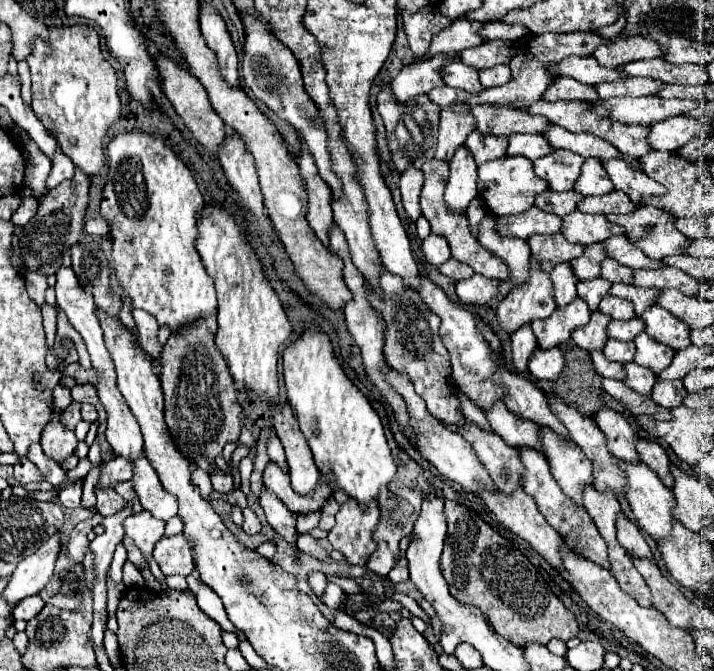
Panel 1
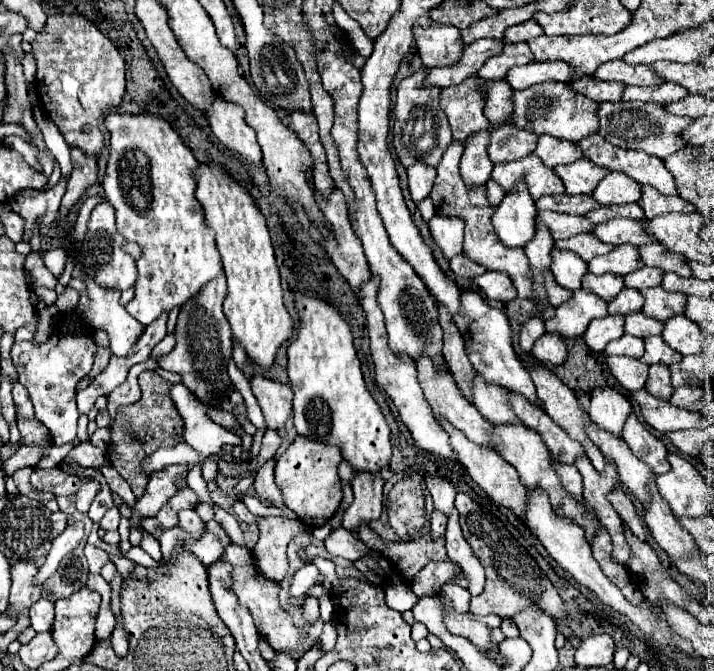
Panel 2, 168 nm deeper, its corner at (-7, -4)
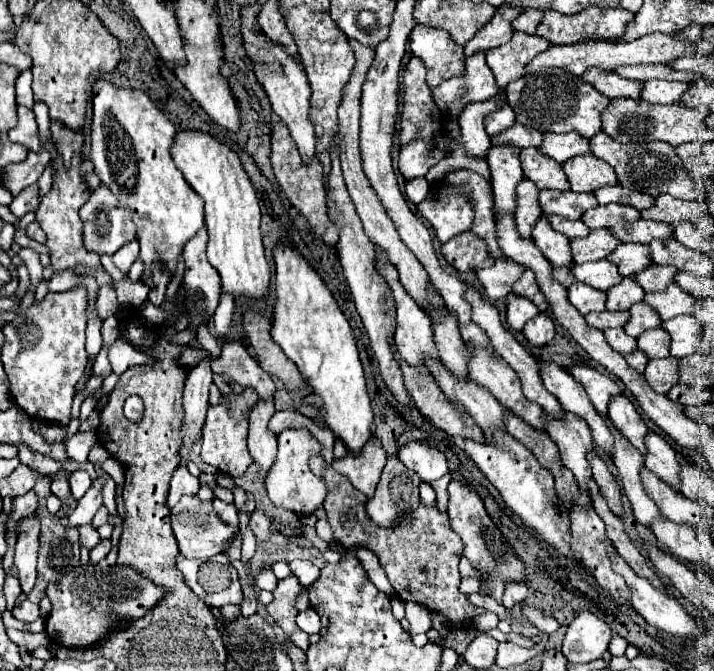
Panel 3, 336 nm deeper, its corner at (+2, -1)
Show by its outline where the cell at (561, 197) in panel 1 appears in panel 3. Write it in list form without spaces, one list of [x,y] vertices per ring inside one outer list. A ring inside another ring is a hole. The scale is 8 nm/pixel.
[[[540,191],[540,207],[546,215],[562,215],[566,219],[580,219],[588,209],[598,207],[594,193],[574,193],[574,191]]]

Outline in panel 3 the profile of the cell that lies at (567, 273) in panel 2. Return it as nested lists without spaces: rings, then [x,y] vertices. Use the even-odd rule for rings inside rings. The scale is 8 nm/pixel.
[[[542,213],[542,217],[536,221],[536,227],[532,229],[532,239],[534,239],[536,247],[544,253],[544,257],[546,257],[554,267],[572,265],[570,239],[564,237],[562,233],[556,233],[556,231],[548,225],[548,215]]]

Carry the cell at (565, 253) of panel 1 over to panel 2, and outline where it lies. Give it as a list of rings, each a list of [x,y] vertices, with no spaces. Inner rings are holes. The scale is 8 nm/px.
[[[577,234],[569,240],[557,240],[555,242],[557,250],[569,250],[575,252],[577,256],[581,256],[585,262],[591,262],[597,254],[607,254],[613,246],[609,244],[601,244],[601,240],[597,240],[593,234]]]

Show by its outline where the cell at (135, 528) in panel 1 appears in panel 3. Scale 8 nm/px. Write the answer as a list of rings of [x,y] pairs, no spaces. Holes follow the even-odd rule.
[[[178,467],[172,483],[170,483],[170,493],[168,493],[168,507],[174,507],[182,495],[196,495],[200,489],[198,477],[190,475],[186,467]]]

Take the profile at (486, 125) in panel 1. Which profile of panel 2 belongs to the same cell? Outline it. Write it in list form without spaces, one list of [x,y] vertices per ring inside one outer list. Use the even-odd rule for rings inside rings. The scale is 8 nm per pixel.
[[[541,82],[521,92],[513,92],[511,102],[513,102],[513,118],[509,124],[529,130],[537,136],[551,134],[561,140],[577,142],[581,140],[581,136],[597,132],[597,116],[595,116],[597,102],[569,92],[569,84],[565,82]]]

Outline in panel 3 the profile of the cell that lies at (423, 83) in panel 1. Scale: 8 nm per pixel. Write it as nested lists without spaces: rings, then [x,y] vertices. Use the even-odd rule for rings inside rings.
[[[504,3],[494,19],[482,27],[474,39],[470,39],[466,45],[464,45],[464,51],[466,51],[466,57],[470,57],[472,53],[478,53],[478,51],[488,51],[488,49],[494,49],[494,47],[500,47],[504,45],[510,37],[512,37],[512,21],[524,13],[526,9],[522,7],[514,7],[510,3]]]

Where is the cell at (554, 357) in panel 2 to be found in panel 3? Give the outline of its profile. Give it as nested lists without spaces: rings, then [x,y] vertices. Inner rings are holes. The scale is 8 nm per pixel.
[[[538,313],[536,317],[532,317],[532,319],[524,325],[522,333],[526,335],[526,339],[528,339],[532,345],[542,347],[542,345],[550,343],[552,337],[554,337],[554,321],[552,321],[552,317],[546,315],[546,313]]]

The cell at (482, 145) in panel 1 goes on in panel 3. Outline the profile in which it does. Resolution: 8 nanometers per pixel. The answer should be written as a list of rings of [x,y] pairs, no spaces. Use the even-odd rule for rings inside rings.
[[[514,123],[510,129],[506,129],[504,133],[492,137],[492,145],[502,145],[502,143],[512,143],[518,147],[540,147],[544,139],[542,131],[530,129],[522,123]]]

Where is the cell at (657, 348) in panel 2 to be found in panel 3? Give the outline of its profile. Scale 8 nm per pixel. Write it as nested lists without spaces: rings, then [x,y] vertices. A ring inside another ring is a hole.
[[[662,327],[648,329],[638,337],[638,349],[644,351],[650,359],[668,357],[670,355],[670,337],[668,331]]]

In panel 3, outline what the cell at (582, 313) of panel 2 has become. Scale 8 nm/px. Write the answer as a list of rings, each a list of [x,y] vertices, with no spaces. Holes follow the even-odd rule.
[[[574,283],[568,289],[568,299],[572,305],[582,313],[592,313],[592,311],[604,311],[606,309],[606,293],[596,291],[594,287],[588,287],[586,283]]]

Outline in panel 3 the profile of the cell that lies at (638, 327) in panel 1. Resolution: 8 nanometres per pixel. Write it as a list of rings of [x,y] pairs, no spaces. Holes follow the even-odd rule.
[[[644,301],[632,305],[630,315],[632,315],[630,321],[624,325],[624,331],[630,337],[638,337],[640,333],[644,333],[648,329],[656,329],[662,325],[662,319],[658,317],[658,313],[652,307],[648,307]]]

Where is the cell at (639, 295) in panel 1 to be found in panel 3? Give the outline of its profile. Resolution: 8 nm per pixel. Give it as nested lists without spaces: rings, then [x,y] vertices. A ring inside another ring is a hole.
[[[672,283],[666,291],[656,291],[656,293],[646,293],[644,301],[658,311],[660,319],[662,321],[668,321],[672,317],[678,317],[678,315],[694,315],[696,313],[696,305],[698,301],[682,291],[676,283]]]

